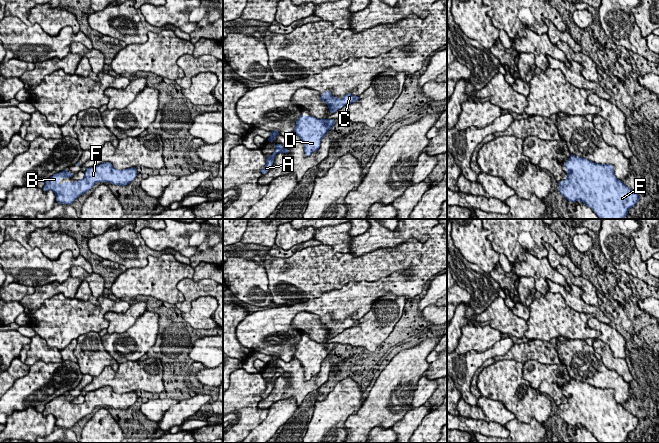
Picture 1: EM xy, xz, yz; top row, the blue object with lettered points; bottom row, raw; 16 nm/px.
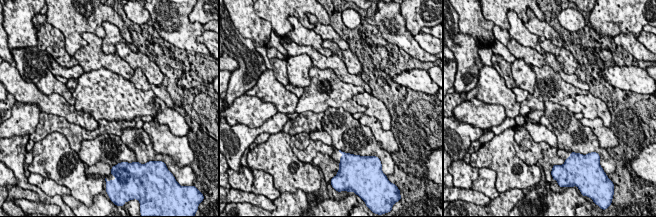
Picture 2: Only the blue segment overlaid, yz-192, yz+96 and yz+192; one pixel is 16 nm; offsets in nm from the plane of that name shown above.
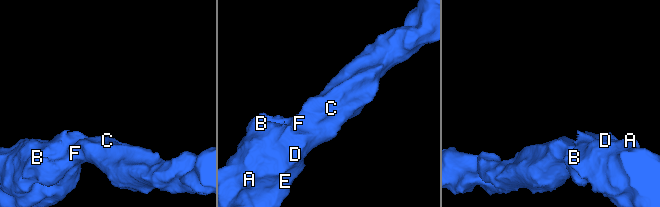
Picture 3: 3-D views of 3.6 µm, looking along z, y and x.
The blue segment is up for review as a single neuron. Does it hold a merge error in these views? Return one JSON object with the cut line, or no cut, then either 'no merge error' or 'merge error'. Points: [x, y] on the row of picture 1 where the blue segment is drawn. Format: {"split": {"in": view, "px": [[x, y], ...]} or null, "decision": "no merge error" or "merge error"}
{"split": null, "decision": "no merge error"}

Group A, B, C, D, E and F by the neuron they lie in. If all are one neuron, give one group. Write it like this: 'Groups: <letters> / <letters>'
Groups: A B C D E F

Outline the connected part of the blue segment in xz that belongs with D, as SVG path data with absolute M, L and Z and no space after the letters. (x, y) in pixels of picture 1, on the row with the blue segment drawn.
M301 114L295 125L292 135L300 137L304 143L305 156L308 157L320 148L322 138L335 125L335 122L334 119L318 119Z

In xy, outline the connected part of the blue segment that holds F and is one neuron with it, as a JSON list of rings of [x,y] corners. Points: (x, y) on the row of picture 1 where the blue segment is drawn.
[[[110,162],[86,168],[85,177],[77,182],[67,182],[59,184],[63,177],[73,177],[74,173],[69,173],[67,169],[56,173],[45,181],[42,188],[44,192],[52,190],[56,195],[56,202],[71,205],[79,196],[88,192],[98,182],[110,182],[113,185],[126,186],[135,180],[138,172],[136,167],[118,170]]]

